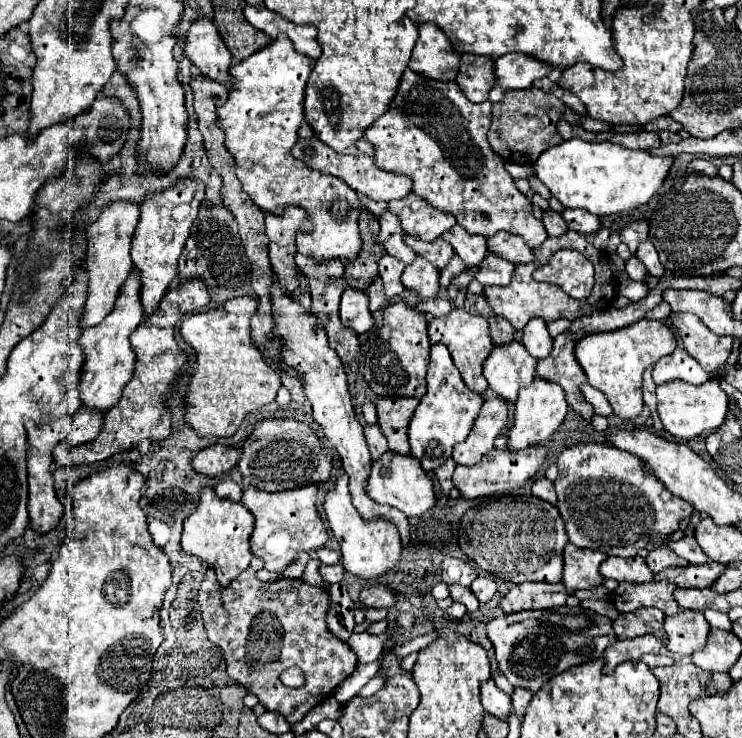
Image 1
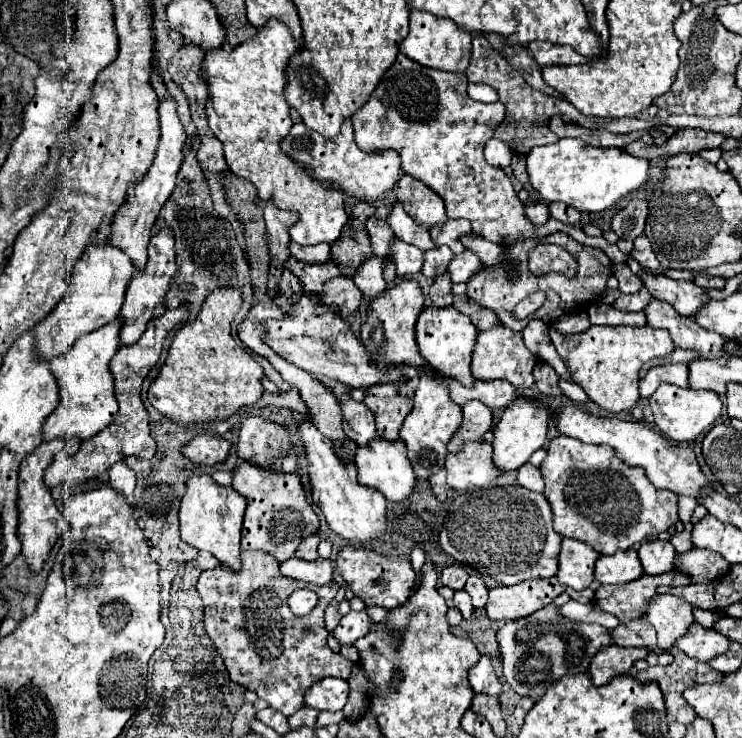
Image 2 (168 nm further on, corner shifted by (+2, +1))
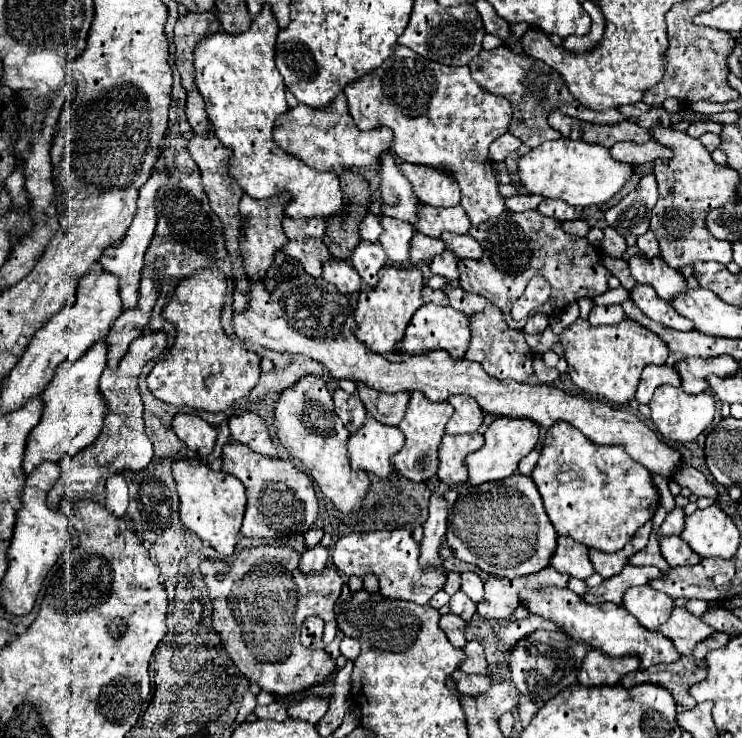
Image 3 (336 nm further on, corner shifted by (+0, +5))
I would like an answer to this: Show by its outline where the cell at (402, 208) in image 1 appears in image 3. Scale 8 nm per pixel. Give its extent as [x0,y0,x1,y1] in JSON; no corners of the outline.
[402,163,460,207]

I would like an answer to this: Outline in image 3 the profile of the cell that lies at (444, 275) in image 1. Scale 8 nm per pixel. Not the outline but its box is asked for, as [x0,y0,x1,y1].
[410,233,446,265]

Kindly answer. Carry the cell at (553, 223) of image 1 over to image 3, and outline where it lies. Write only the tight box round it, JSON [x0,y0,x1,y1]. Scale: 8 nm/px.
[504,195,542,213]

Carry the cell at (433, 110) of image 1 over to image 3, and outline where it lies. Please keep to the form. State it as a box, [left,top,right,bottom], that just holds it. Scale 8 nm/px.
[344,45,512,227]

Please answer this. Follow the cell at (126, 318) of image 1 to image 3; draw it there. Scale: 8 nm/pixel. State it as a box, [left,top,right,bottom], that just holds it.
[24,341,106,475]

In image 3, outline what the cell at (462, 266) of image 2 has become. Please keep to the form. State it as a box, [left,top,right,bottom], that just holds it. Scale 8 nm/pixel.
[430,251,458,279]

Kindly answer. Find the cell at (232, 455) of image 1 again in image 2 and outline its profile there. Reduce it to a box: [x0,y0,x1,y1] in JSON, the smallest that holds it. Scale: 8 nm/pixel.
[182,433,230,465]

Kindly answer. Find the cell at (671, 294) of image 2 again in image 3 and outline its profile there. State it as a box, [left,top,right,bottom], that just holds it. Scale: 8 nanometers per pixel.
[628,253,688,301]

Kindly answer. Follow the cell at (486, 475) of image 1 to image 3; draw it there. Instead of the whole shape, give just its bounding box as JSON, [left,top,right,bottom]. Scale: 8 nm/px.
[438,433,484,485]

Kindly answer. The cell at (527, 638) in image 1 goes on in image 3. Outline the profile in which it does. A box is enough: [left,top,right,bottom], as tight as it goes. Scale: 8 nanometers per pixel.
[510,631,590,705]

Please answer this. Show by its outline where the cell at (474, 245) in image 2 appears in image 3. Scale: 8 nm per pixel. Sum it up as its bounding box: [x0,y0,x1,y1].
[442,231,482,259]

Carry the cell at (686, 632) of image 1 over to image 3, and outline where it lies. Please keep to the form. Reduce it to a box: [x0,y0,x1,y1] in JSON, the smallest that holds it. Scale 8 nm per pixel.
[624,585,674,631]

